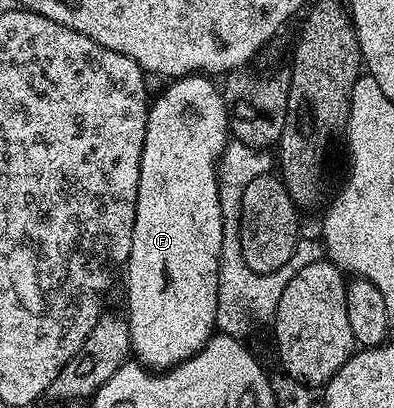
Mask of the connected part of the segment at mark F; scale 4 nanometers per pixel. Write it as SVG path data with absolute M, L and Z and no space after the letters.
M203 74L172 79L147 109L133 242L125 265L125 319L134 359L148 370L170 370L182 360L197 355L217 328L219 255L223 241L217 165L223 147L229 142L229 116L227 120L224 93L220 89L219 93L211 80L214 79Z

